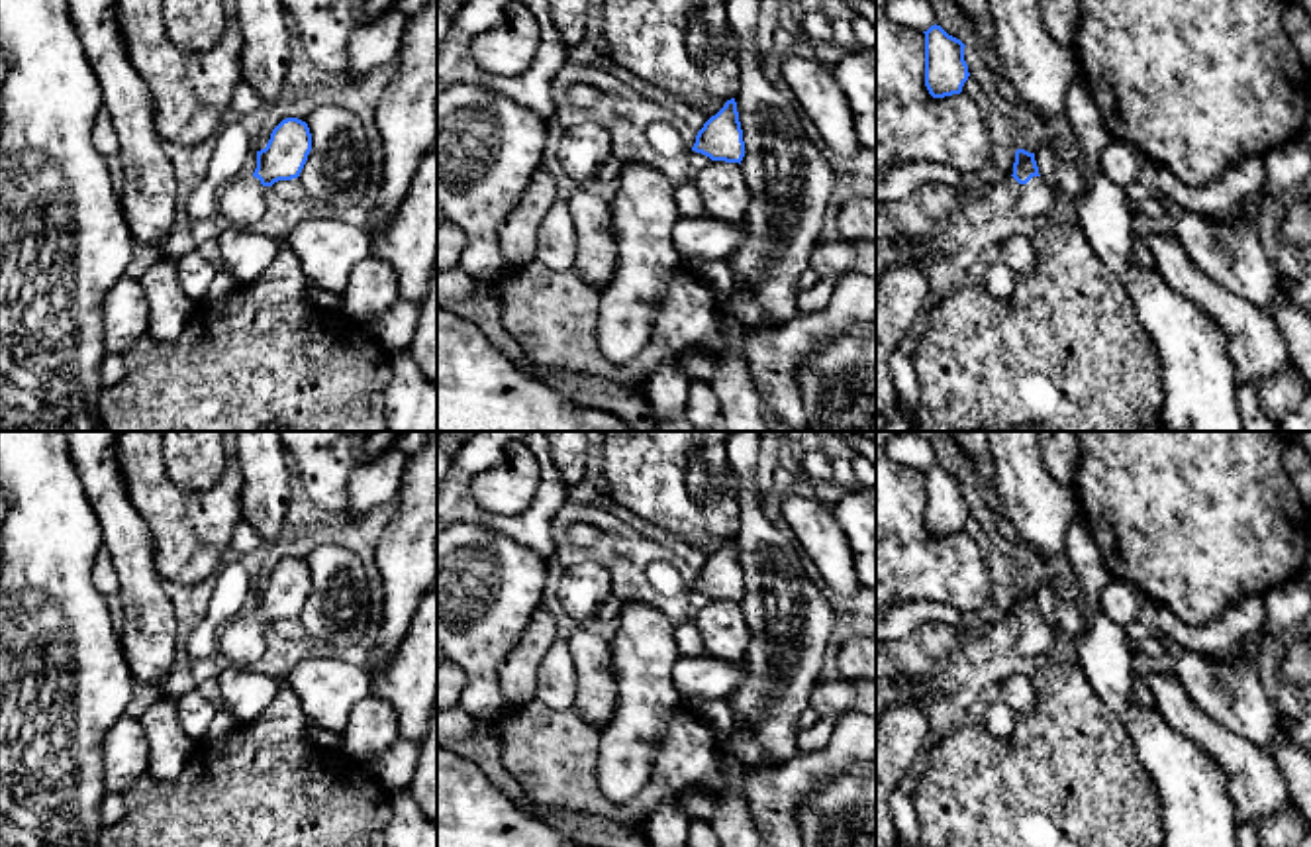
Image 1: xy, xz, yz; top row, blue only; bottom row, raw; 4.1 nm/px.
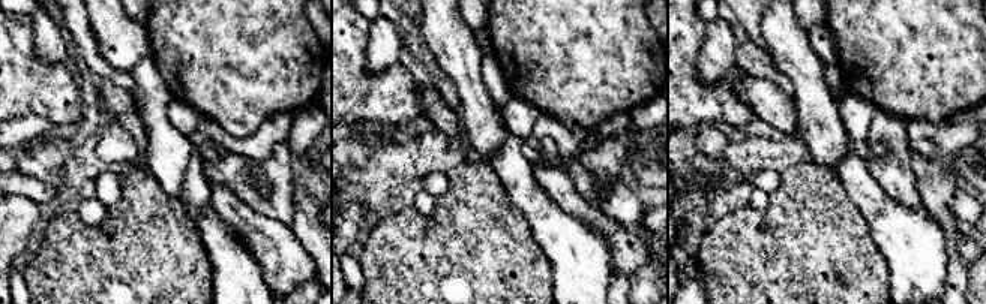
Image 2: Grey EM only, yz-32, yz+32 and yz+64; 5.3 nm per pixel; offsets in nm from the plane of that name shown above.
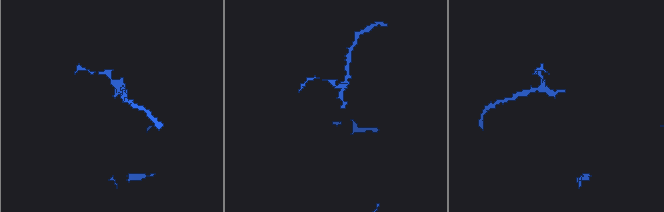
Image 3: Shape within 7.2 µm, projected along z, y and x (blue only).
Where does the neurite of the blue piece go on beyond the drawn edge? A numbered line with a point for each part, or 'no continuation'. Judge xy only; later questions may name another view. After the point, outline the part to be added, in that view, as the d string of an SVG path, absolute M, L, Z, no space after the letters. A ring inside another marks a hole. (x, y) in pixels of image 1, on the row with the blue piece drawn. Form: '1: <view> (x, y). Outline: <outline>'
1: xy (242, 202). Outline: M245 176L223 188L218 214L231 227L247 227L265 214L265 186L255 176Z

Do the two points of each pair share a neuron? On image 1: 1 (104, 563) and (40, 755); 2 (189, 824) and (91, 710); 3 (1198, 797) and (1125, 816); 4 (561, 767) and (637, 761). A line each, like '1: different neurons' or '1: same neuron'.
1: different neurons
2: different neurons
3: different neurons
4: different neurons

